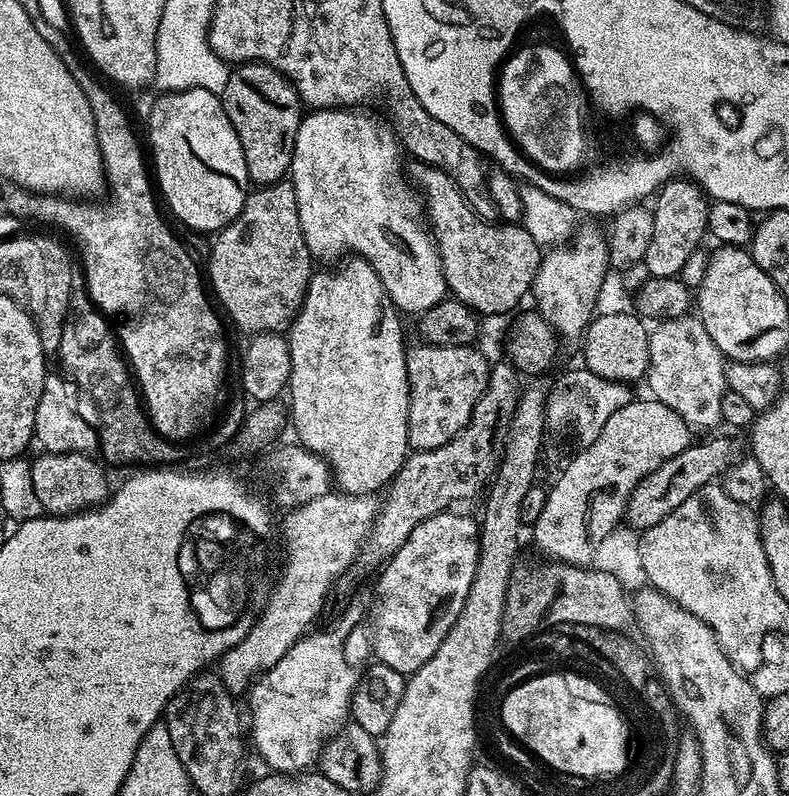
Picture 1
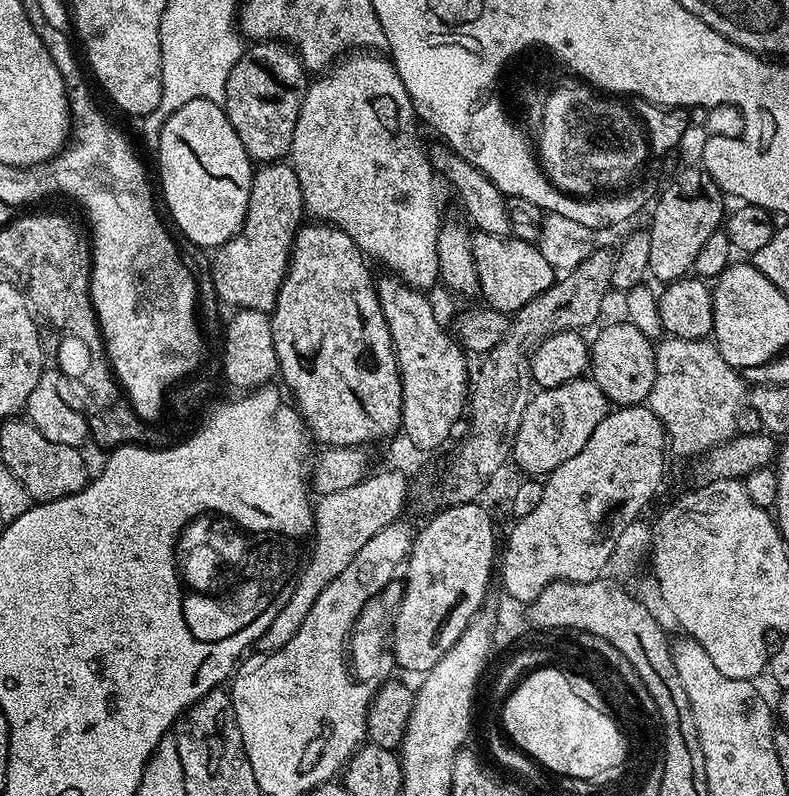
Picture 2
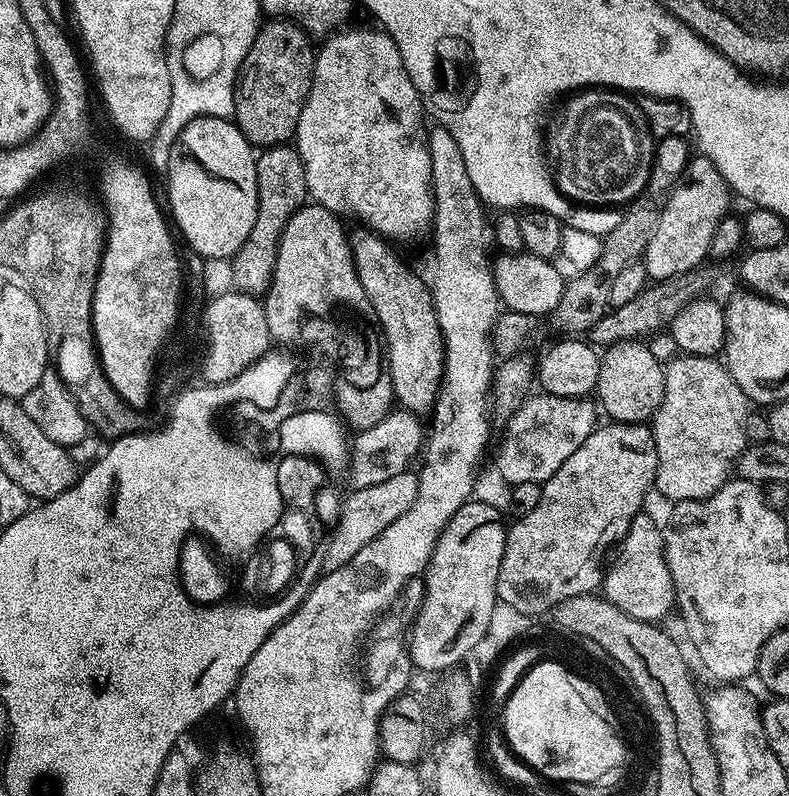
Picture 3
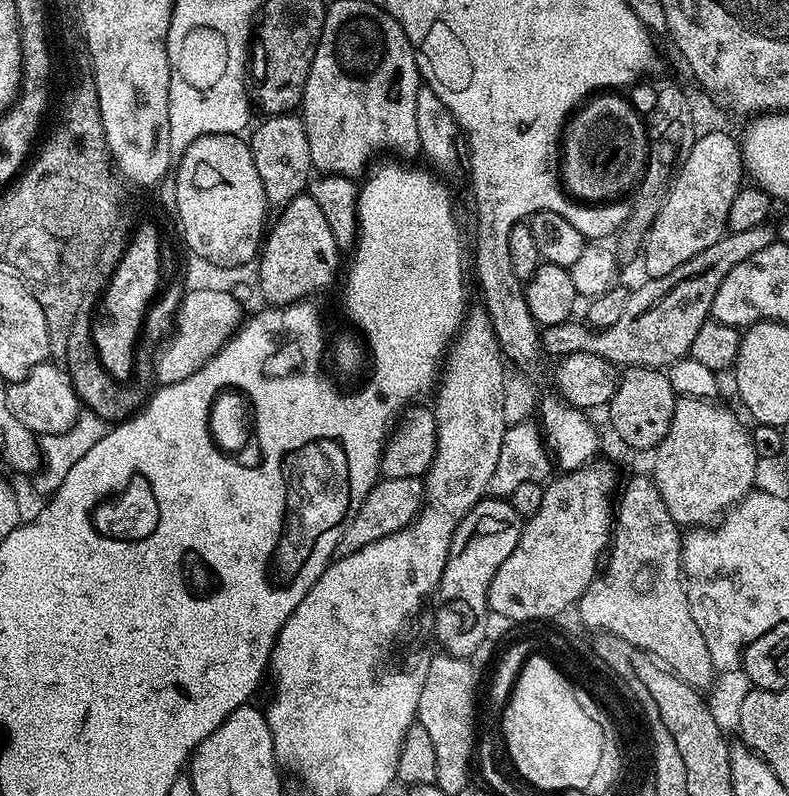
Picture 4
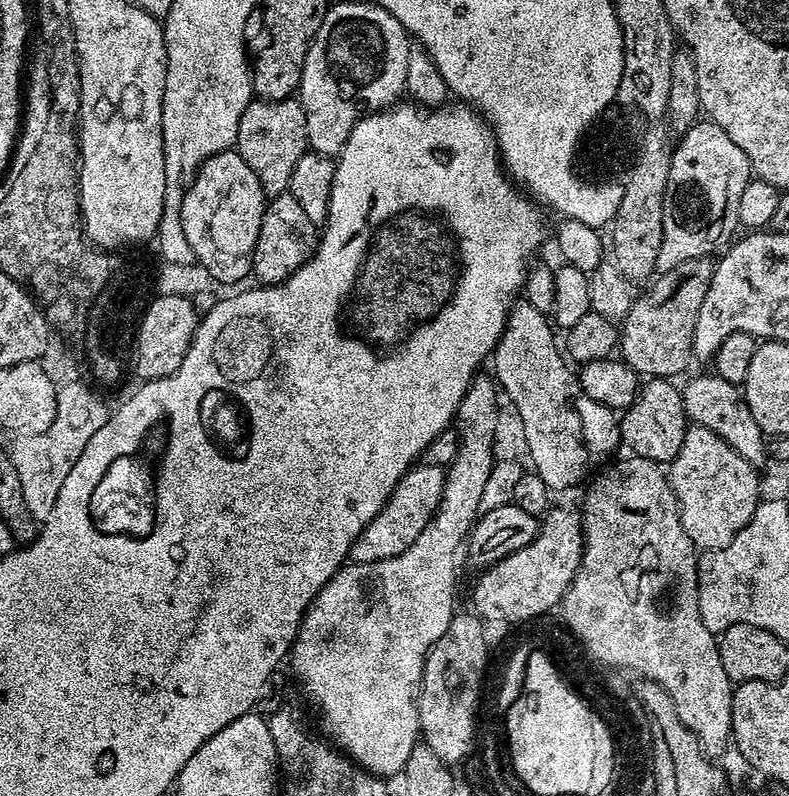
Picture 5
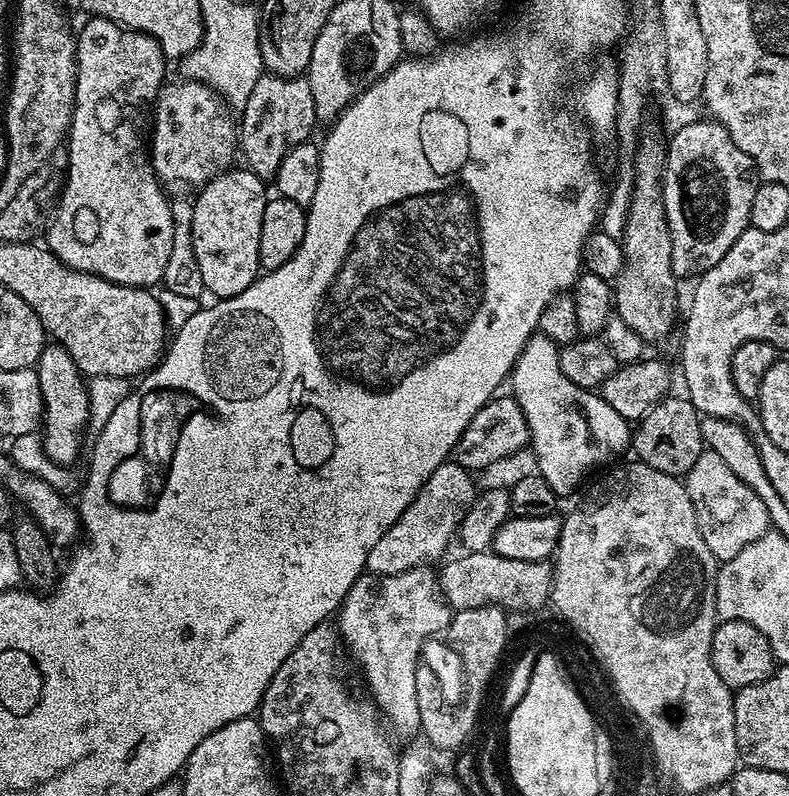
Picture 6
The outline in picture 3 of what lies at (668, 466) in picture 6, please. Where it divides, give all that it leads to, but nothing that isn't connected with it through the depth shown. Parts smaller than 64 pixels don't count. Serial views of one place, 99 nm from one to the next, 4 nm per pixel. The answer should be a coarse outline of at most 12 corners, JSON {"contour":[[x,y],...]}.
{"contour":[[644,344],[603,349],[594,396],[609,421],[651,421],[665,365]]}

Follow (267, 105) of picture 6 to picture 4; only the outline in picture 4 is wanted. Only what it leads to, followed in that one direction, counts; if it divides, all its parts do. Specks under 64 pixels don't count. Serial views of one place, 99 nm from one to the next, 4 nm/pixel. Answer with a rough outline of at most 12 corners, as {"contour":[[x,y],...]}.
{"contour":[[296,114],[261,119],[250,147],[273,209],[305,195],[314,169]]}

